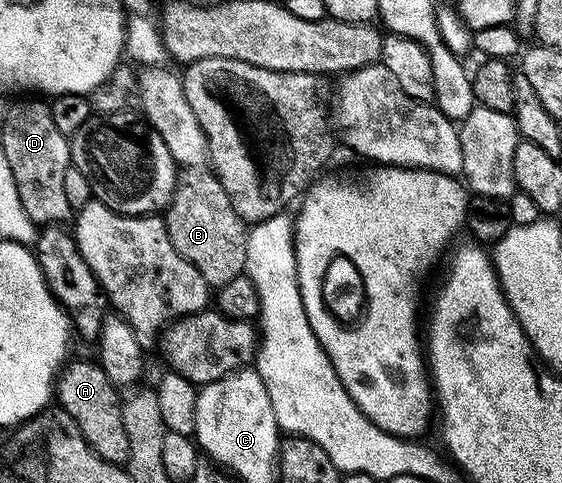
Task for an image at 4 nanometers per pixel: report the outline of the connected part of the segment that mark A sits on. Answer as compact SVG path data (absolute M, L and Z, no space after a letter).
M76 360L70 364L59 373L54 384L54 396L57 401L60 399L60 404L64 407L63 415L80 429L85 442L102 459L111 464L127 465L130 442L126 438L120 413L122 400L119 395L116 397L117 385L112 383L99 363L92 361L91 364L88 360Z

